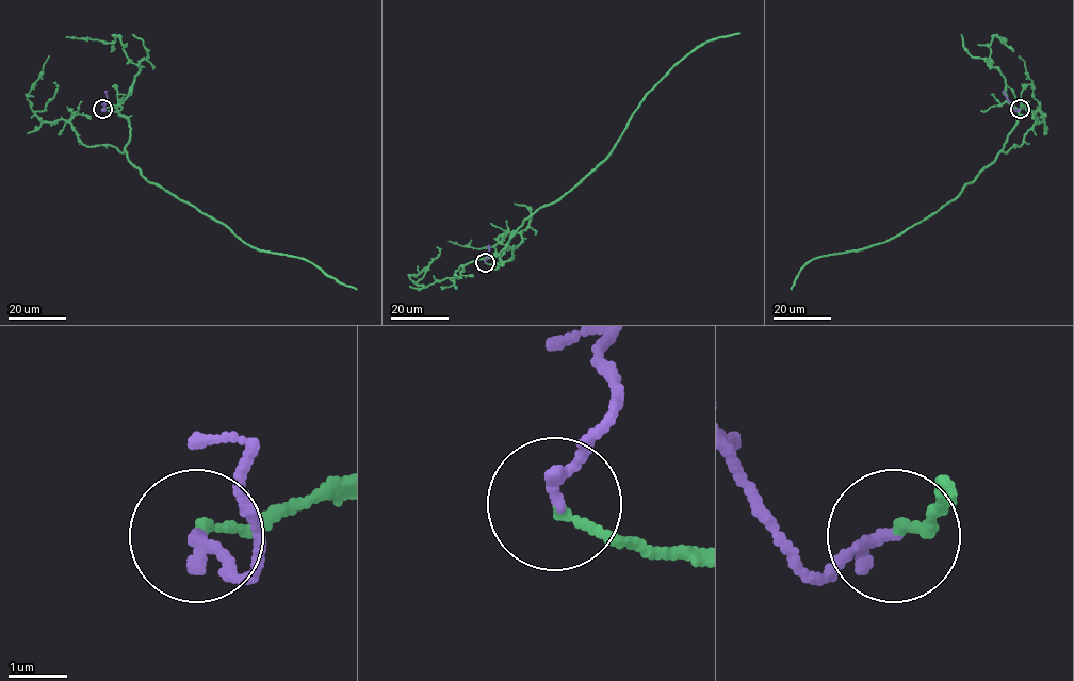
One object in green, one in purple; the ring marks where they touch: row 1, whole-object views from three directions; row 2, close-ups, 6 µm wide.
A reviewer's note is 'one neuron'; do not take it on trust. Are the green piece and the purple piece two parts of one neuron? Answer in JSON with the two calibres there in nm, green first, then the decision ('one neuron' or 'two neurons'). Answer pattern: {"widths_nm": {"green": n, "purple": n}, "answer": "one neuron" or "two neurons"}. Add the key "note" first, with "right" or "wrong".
{"note": "right", "widths_nm": {"green": 160, "purple": 240}, "answer": "one neuron"}

